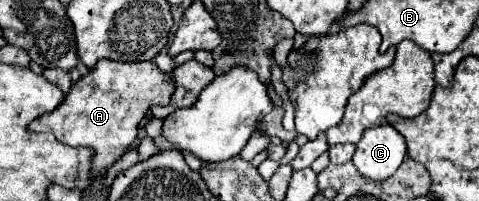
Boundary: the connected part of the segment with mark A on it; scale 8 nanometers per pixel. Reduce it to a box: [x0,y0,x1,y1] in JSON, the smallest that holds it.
[29,60,172,178]

